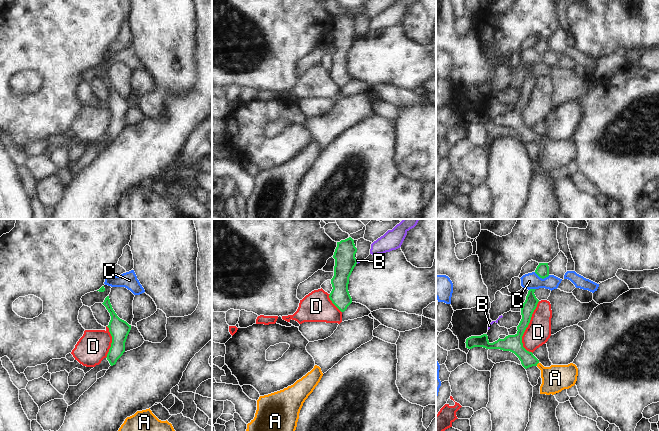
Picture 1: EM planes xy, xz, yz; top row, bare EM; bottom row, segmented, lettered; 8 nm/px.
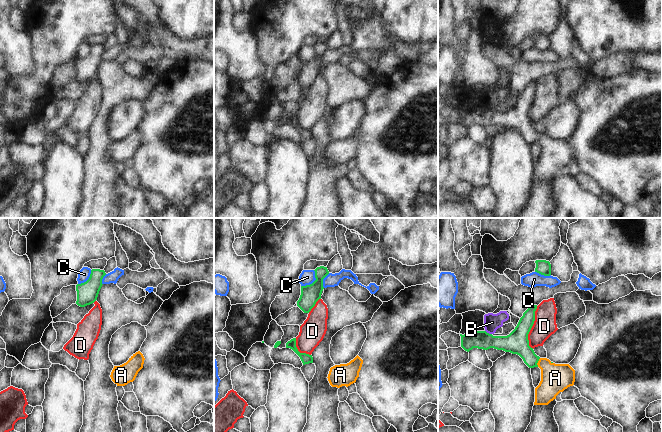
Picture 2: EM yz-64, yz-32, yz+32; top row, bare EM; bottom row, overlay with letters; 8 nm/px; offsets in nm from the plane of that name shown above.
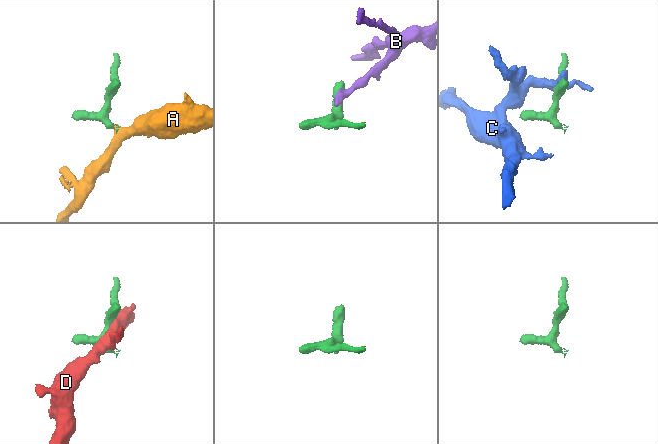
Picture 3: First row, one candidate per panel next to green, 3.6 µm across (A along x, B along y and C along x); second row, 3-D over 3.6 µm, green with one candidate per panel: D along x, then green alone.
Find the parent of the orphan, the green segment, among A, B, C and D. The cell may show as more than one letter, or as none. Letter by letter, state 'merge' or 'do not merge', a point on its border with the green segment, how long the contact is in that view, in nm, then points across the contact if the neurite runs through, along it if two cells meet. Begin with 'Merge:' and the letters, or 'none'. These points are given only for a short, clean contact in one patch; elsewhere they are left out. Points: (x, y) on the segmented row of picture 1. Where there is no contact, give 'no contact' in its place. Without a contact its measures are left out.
Merge: A
A: merge; meets green in yz at (537, 363); contact 40 nm long; runs through yz (513, 343), (530, 360), (537, 363), (549, 375), (555, 378)
B: do not merge; meets green in xz at (356, 262); contact 30 nm long; border along xz (356, 260), (357, 263)
C: do not merge; meets green in yz at (542, 278); contact 130 nm long
D: do not merge; meets green in yz at (526, 327); contact 420 nm long

